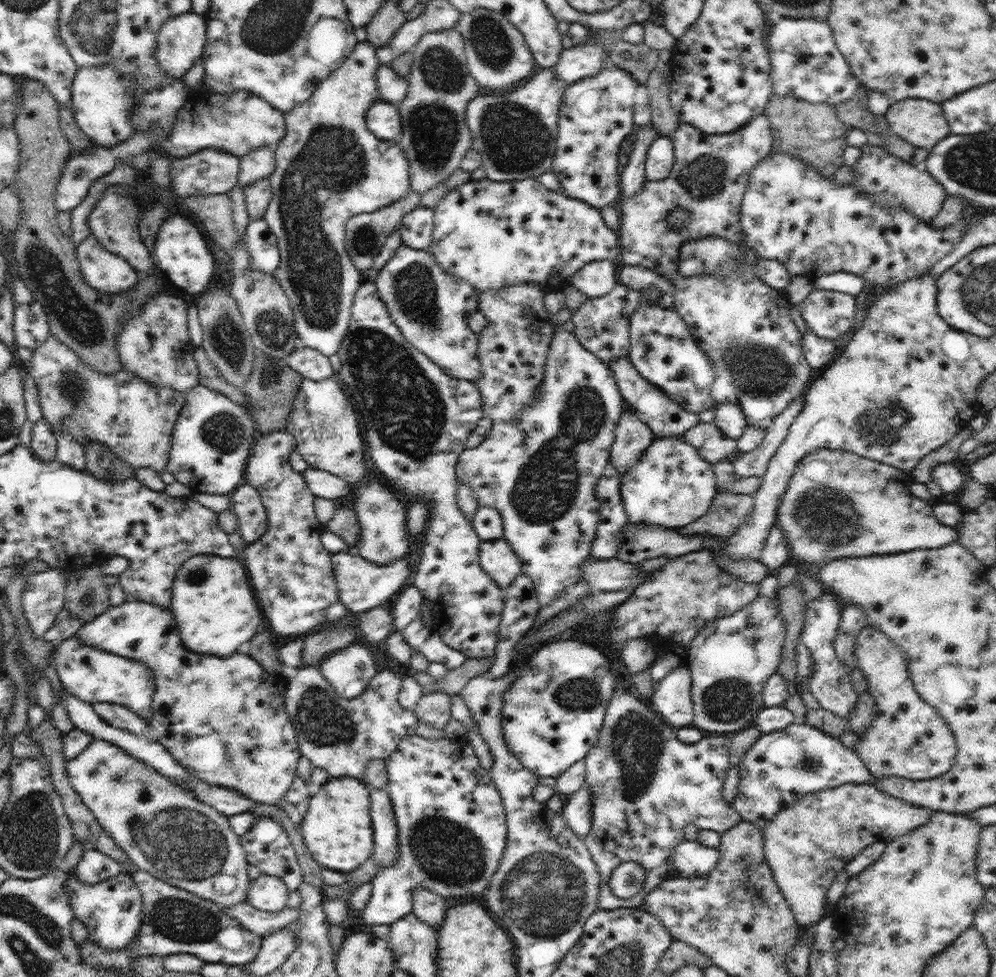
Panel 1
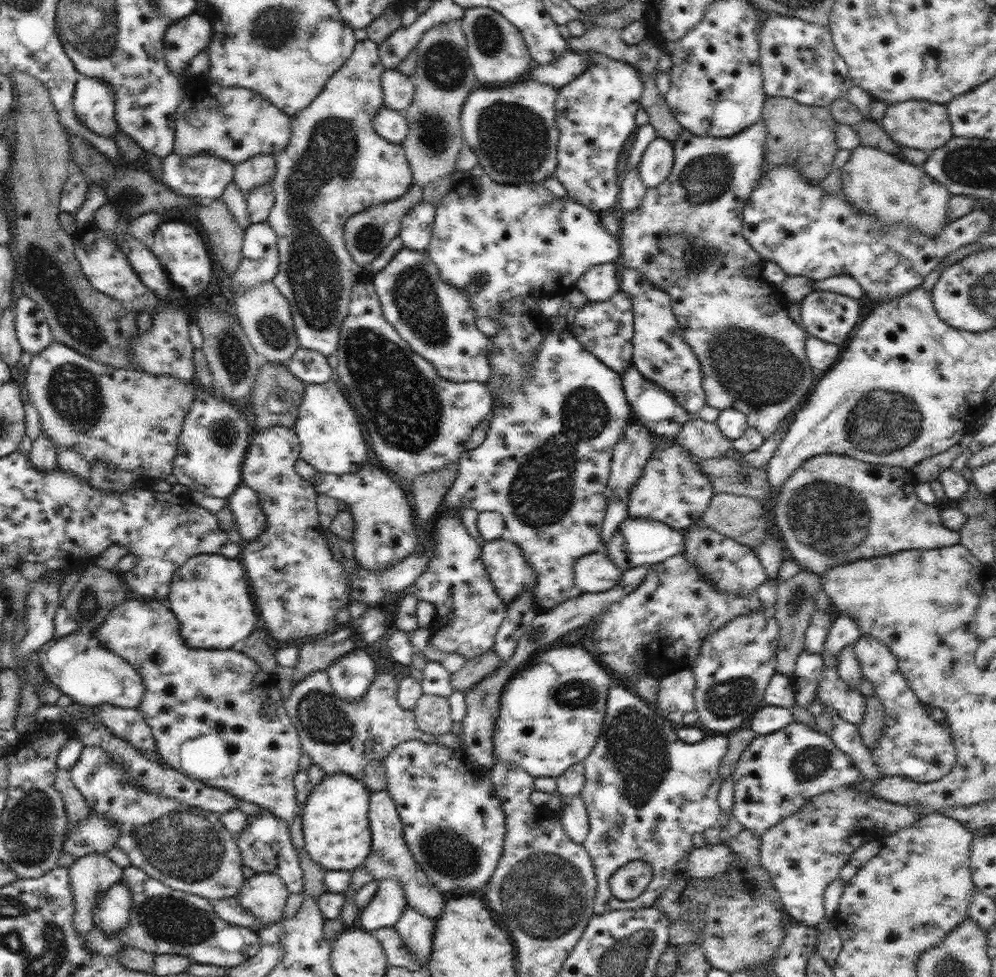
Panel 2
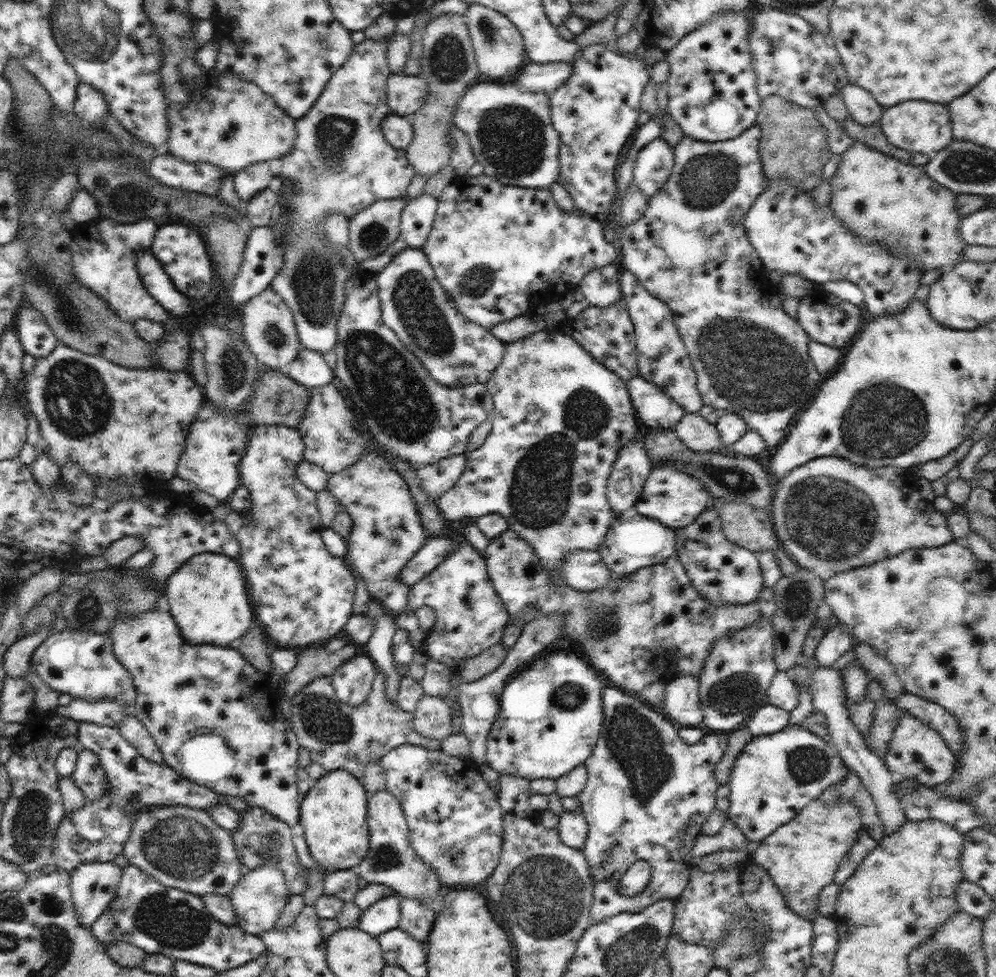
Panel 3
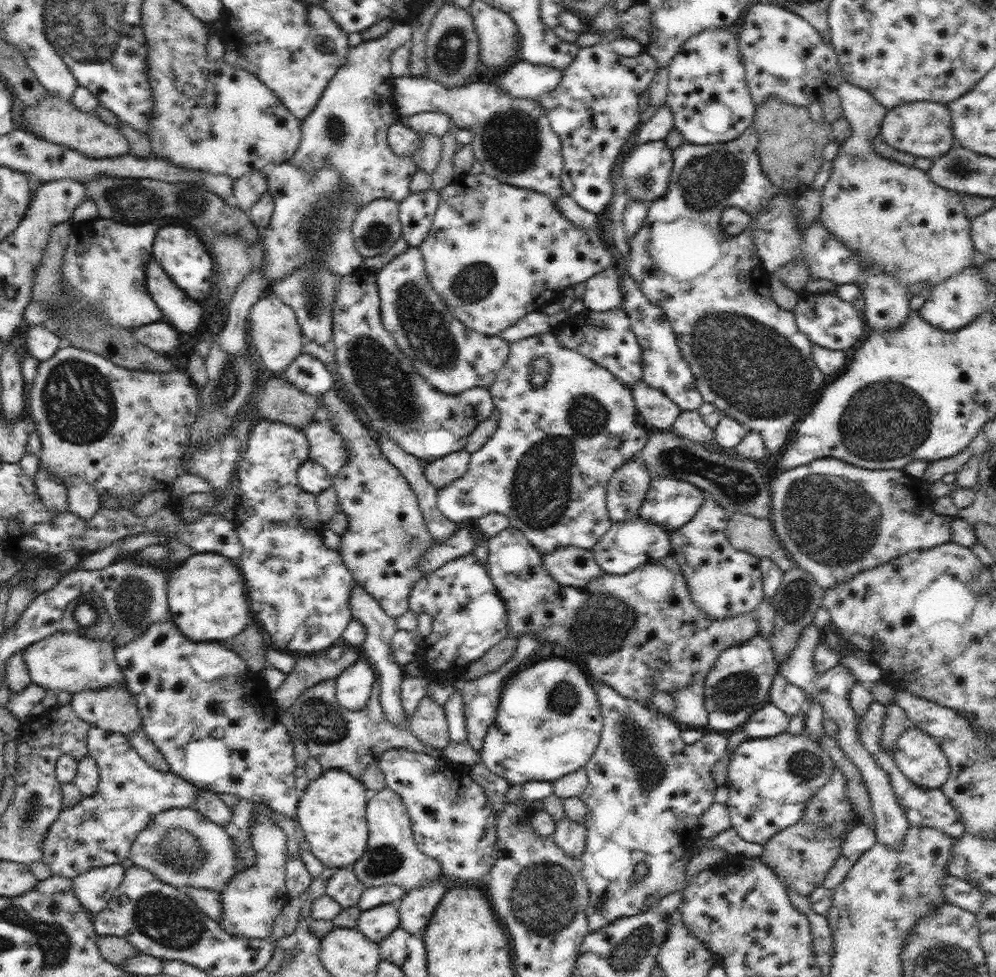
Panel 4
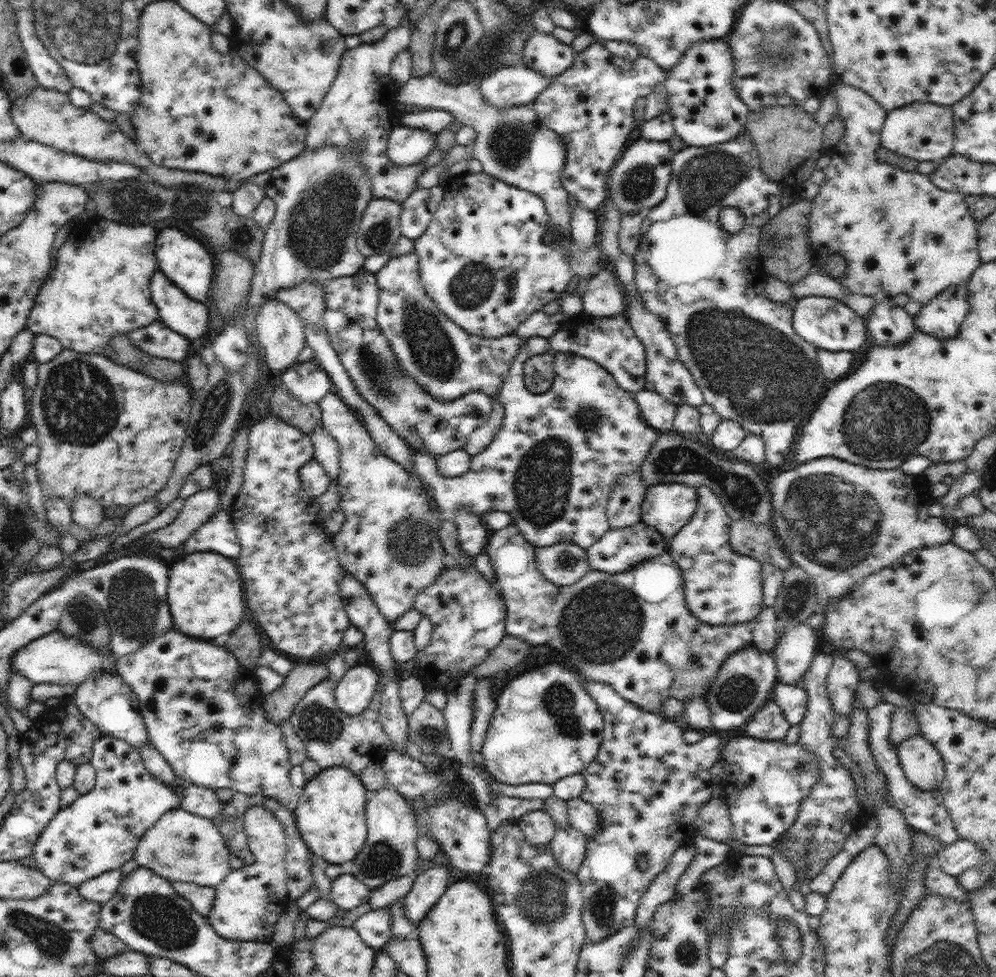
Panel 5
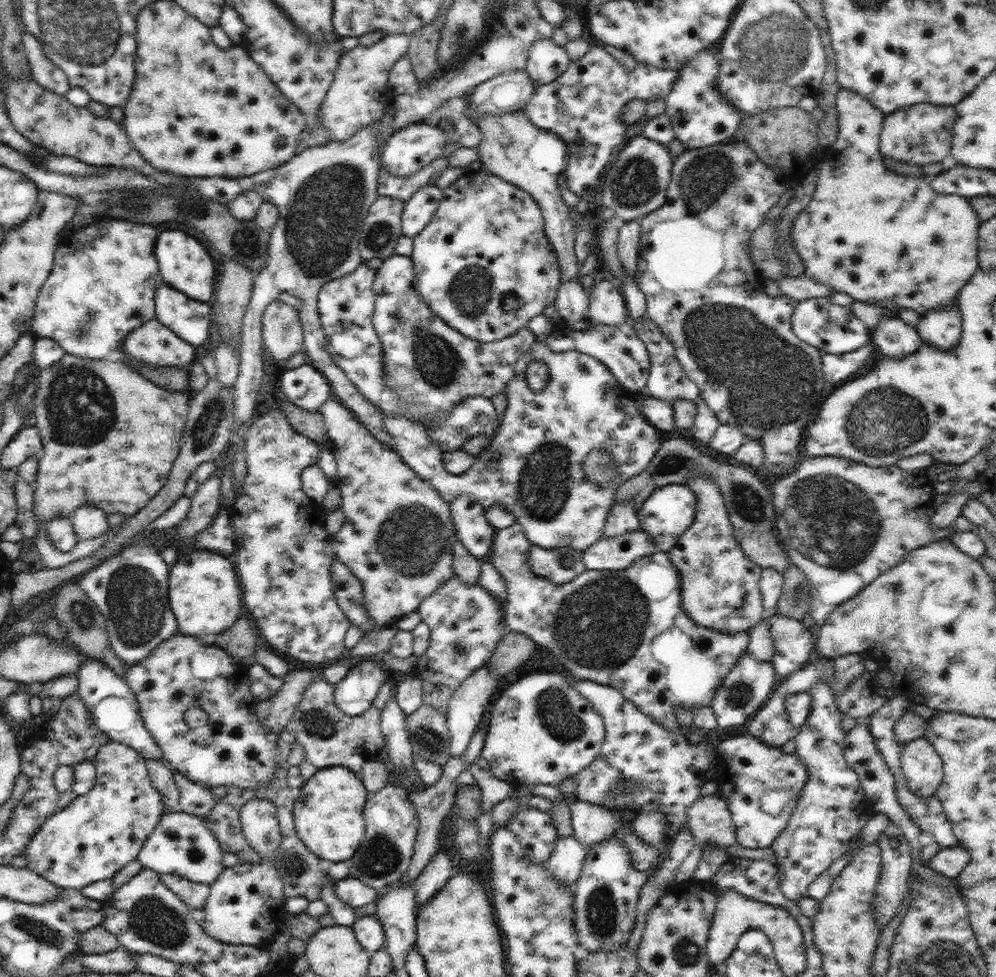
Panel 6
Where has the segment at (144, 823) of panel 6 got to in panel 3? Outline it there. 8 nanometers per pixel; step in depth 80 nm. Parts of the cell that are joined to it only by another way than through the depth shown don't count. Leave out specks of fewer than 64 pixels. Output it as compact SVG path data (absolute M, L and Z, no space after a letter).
M93 722L78 723L81 748L91 750L106 771L109 789L96 802L85 804L72 814L64 815L52 845L52 862L60 870L72 872L83 862L110 862L123 854L125 842L130 838L137 812L141 806L188 806L206 809L219 803L218 794L210 788L184 778L171 766L160 765L144 758L116 728L100 726Z

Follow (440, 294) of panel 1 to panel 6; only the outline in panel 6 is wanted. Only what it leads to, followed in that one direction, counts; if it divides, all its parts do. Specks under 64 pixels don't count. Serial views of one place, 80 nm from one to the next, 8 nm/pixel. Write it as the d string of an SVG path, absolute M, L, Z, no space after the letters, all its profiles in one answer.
M394 253L390 258L385 258L382 261L382 265L376 270L375 279L373 282L373 289L375 294L375 309L373 312L373 325L376 329L376 334L380 339L383 352L383 373L386 386L390 390L395 390L396 394L400 397L400 400L407 402L408 405L412 405L412 417L416 423L426 423L428 417L432 417L434 412L446 412L452 411L459 402L462 402L465 398L470 396L484 396L492 398L496 393L500 392L507 386L507 382L514 378L516 361L523 354L526 354L532 350L532 345L537 341L537 336L528 328L524 327L517 330L516 333L502 338L502 340L492 342L478 342L472 338L464 336L461 332L458 332L454 327L450 326L447 322L444 322L429 306L424 302L420 293L415 287L415 272L413 267L412 258L410 256L402 256Z

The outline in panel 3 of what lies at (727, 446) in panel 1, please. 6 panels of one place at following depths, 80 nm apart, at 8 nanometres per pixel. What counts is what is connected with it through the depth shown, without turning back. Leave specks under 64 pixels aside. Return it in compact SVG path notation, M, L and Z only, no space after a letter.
M686 413L675 428L676 435L692 452L712 452L726 447L718 428L699 413Z

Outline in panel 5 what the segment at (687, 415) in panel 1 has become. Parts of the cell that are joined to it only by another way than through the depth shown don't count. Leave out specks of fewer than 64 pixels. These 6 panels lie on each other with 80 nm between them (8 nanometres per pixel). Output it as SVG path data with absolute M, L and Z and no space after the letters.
M643 388L633 393L641 418L658 432L673 431L673 423L678 406L668 402L661 394Z

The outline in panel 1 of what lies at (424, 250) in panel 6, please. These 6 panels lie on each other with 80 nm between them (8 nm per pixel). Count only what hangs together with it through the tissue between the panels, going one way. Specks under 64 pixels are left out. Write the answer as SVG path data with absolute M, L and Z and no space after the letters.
M484 177L480 180L471 179L467 183L461 184L456 190L450 191L445 198L438 202L433 209L434 212L434 230L431 240L430 250L434 253L436 262L446 272L466 280L470 286L474 287L476 293L483 290L491 290L498 292L507 286L513 284L518 286L523 282L535 282L540 284L546 293L552 291L560 291L571 284L571 278L585 264L594 262L595 260L610 260L612 261L618 253L621 252L619 245L618 232L608 228L603 216L598 209L586 204L583 200L576 200L566 196L562 191L548 190L538 178L525 178L524 180L510 180L506 182L496 182Z

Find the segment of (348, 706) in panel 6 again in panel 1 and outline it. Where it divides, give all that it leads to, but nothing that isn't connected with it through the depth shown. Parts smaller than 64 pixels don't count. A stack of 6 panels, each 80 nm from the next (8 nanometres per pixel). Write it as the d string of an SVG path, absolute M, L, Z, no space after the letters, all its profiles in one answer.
M357 636L353 643L349 644L346 648L338 652L330 652L331 655L325 658L319 666L332 689L342 698L352 699L360 696L366 691L368 684L374 678L376 672L378 672L370 649L362 645L363 643L362 638Z

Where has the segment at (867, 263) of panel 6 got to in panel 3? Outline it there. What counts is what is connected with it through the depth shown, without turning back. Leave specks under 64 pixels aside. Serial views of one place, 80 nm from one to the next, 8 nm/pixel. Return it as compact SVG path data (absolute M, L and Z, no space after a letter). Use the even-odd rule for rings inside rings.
M846 83L841 95L852 119L862 126L879 122L884 107L861 86ZM855 140L847 148L847 152L841 154L838 168L830 182L832 195L829 203L832 213L853 234L887 244L891 248L889 252L893 252L896 257L913 258L926 271L933 268L947 270L959 264L960 254L967 244L959 231L962 216L957 209L957 194L930 178L925 169L912 163L897 163L894 157Z

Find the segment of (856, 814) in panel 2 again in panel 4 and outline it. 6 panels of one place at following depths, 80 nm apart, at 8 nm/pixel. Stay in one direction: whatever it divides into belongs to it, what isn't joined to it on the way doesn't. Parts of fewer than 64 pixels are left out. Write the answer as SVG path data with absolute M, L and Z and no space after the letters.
M802 816L796 824L777 832L768 842L762 844L765 849L758 857L774 869L784 881L786 890L795 890L798 895L810 898L815 889L822 887L824 877L840 854L847 833L846 827L833 834L834 826L827 826L823 822L807 822Z

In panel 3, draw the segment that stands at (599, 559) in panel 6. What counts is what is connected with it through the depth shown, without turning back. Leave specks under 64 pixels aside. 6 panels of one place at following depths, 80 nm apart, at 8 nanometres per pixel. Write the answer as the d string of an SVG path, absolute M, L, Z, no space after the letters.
M636 514L632 518L616 517L610 525L606 538L598 546L602 562L610 569L613 578L620 579L641 568L663 563L670 556L676 556L676 529L668 528L654 518Z

